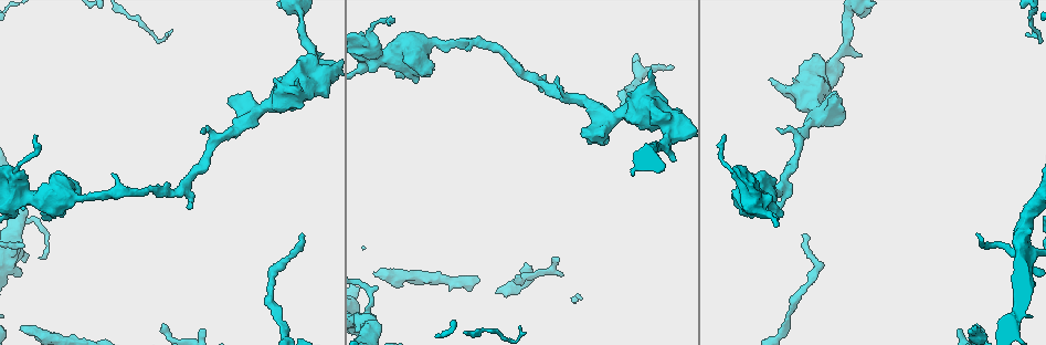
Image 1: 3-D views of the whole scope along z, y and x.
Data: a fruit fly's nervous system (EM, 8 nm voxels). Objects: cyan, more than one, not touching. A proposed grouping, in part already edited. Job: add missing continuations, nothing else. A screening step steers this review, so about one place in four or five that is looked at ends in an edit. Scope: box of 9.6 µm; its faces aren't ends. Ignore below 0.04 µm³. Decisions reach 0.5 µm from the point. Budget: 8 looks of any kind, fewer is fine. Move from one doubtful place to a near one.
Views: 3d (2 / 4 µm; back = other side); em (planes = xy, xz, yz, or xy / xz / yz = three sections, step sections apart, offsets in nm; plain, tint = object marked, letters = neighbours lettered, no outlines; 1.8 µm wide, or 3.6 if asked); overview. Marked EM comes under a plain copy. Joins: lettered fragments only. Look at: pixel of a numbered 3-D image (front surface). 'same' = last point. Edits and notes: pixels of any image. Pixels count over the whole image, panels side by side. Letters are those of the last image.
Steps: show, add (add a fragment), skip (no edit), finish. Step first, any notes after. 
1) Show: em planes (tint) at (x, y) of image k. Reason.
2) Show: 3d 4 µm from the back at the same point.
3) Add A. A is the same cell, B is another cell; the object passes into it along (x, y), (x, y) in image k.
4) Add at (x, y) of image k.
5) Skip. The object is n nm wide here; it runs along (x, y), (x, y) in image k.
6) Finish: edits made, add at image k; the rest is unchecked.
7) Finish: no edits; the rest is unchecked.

Show: em xy step 4 (letters) at (360, 318) of image 1.

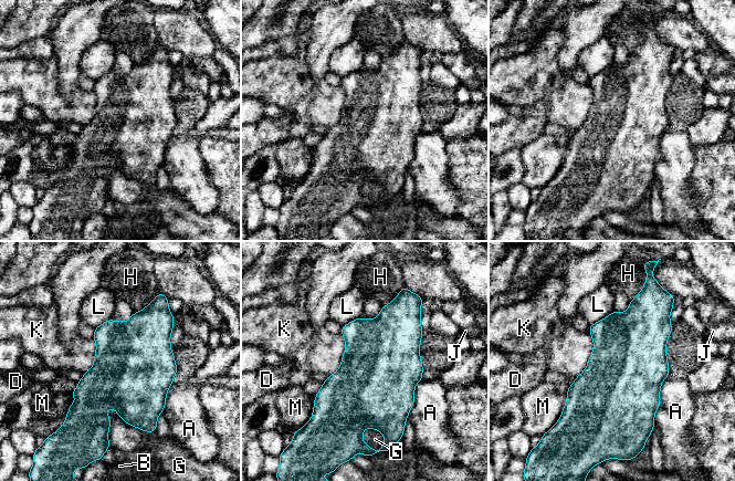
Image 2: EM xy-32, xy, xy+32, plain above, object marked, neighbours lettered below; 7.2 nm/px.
Show: em planes (letters) at the same point.

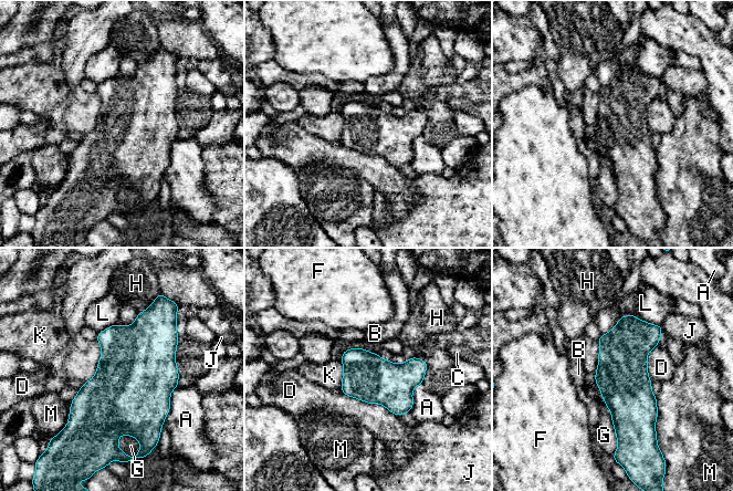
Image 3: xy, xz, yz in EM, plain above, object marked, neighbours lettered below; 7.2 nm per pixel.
Skip. A, B, C, D, F, G, H, J, K, L and M are other cells; none of them fits.

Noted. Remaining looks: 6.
Show: 3d 2 µm at (375, 272) of image 1. Branch stops here.

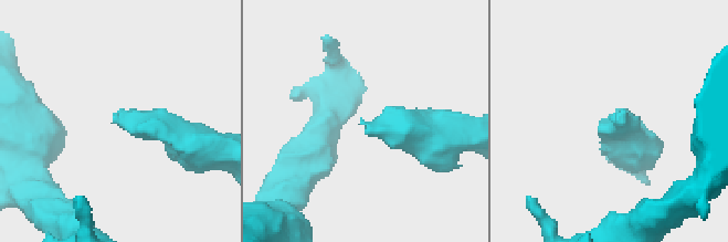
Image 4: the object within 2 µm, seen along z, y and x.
Show: em planes (letters) at (609, 117) of image 4.

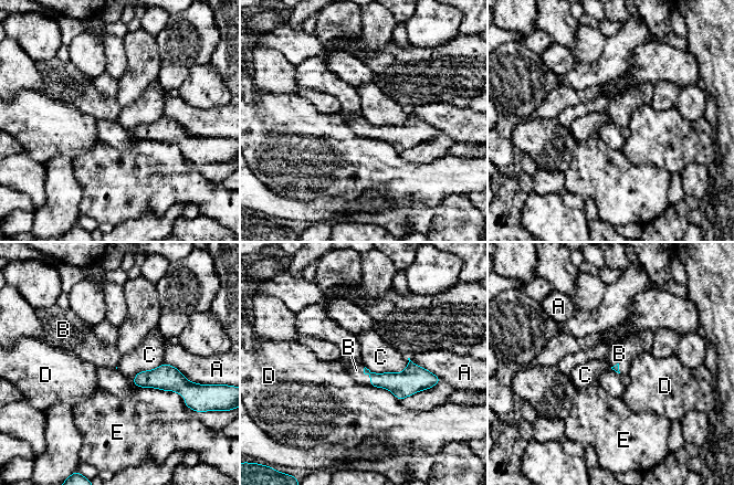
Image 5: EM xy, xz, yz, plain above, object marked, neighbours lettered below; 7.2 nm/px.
Add B. The longest contact is with E, 340 nm; B is the same cell, A, C, D and E are other cells; the object passes into it along (400, 385), (368, 373), (356, 370) in image 5; the neuron continues.

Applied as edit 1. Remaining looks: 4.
Show: 3d 4 µm at (804, 235) of image 1.

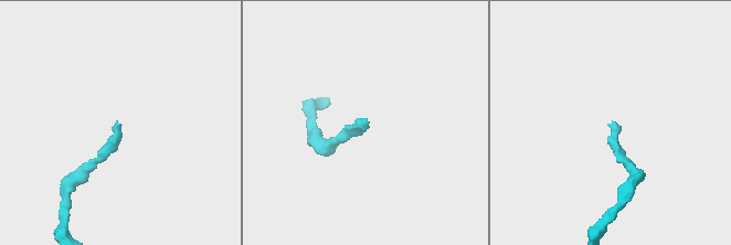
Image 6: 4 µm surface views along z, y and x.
Show: em xz step 4 (letters) at (116, 122) of image 6. Shape alone is not enough.

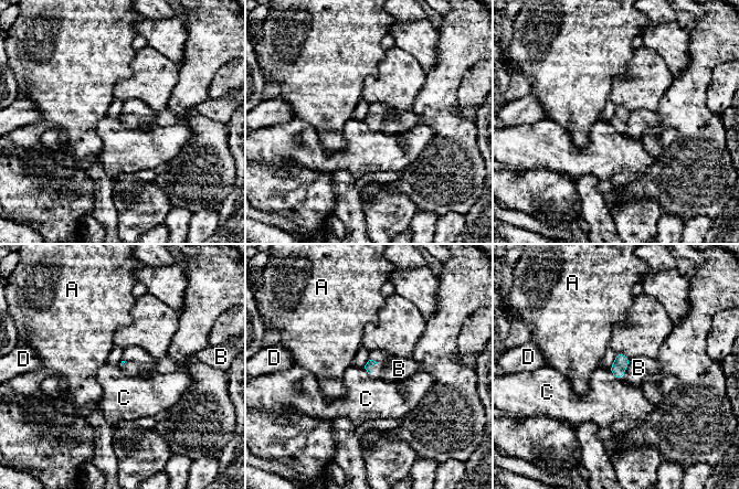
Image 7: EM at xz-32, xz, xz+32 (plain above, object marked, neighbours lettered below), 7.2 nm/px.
Skip. A, B, C and D are other cells; a border runs along (609, 369), (619, 380) in image 7; no lettered fragment goes on from it.

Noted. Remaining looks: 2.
Finish: edits made, add at image 5; the rest is unchecked.

